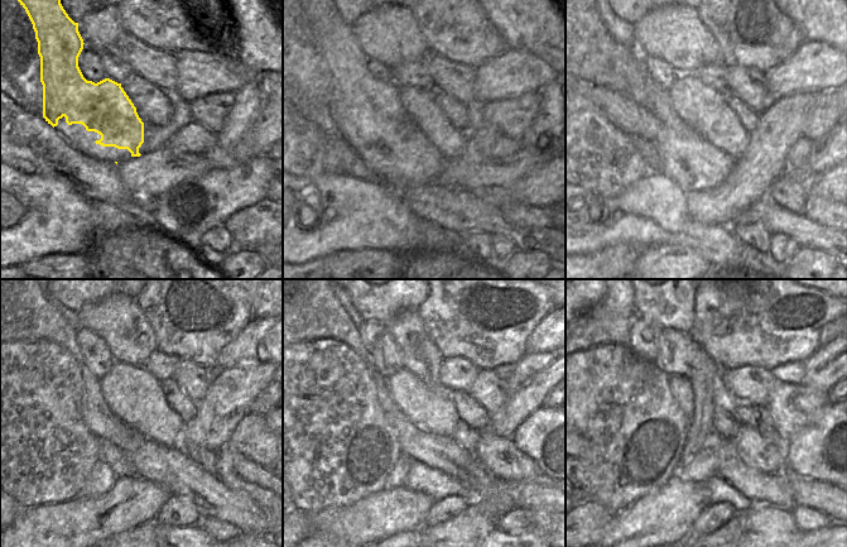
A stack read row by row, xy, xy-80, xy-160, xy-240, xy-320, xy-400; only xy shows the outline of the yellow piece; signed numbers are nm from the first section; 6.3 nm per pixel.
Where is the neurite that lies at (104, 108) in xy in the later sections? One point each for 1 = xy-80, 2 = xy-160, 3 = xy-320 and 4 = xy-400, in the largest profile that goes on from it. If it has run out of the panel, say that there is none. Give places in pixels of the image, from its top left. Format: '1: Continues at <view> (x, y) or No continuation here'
1: Continues at xy-80 (374, 106)
2: Continues at xy-160 (655, 118)
3: Continues at xy-320 (443, 454)
4: Continues at xy-400 (731, 469).

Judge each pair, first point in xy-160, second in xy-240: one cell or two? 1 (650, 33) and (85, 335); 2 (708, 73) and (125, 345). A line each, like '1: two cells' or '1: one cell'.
1: two cells
2: two cells

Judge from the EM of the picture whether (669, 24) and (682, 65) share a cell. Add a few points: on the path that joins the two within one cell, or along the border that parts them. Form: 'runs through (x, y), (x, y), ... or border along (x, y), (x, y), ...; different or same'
runs through (675, 34), (682, 41), (682, 54); same

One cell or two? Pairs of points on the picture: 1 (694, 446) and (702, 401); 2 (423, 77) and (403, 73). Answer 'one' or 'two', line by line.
1: one
2: one

